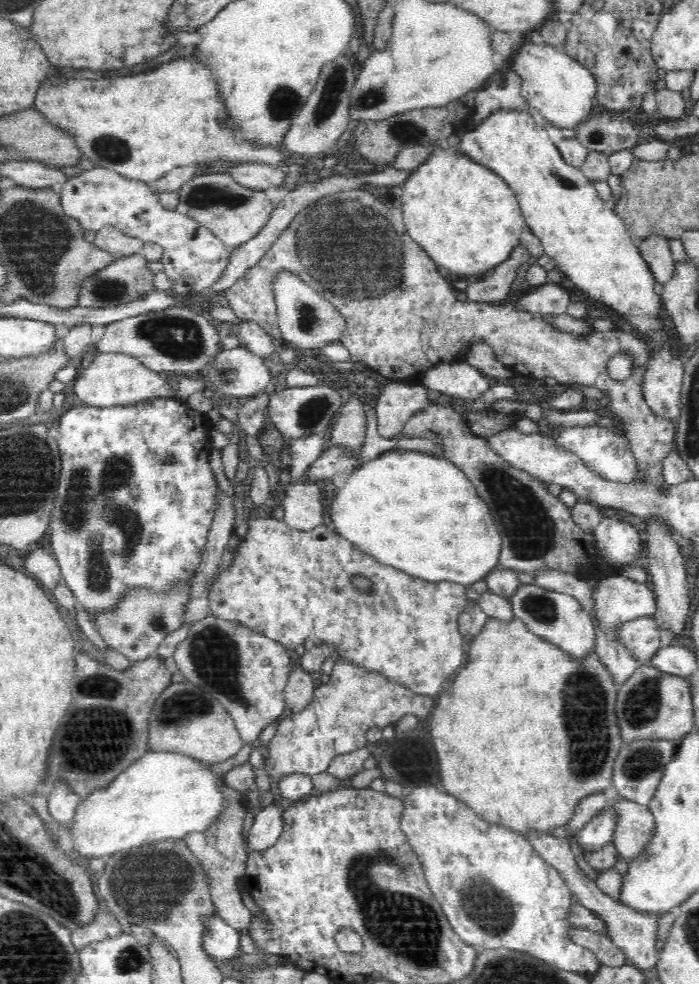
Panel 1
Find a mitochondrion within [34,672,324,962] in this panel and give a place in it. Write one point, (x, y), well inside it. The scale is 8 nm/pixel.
(148, 886)

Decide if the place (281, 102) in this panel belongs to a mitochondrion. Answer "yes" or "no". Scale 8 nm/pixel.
yes

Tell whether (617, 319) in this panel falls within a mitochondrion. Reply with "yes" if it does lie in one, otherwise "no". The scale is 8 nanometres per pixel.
no

